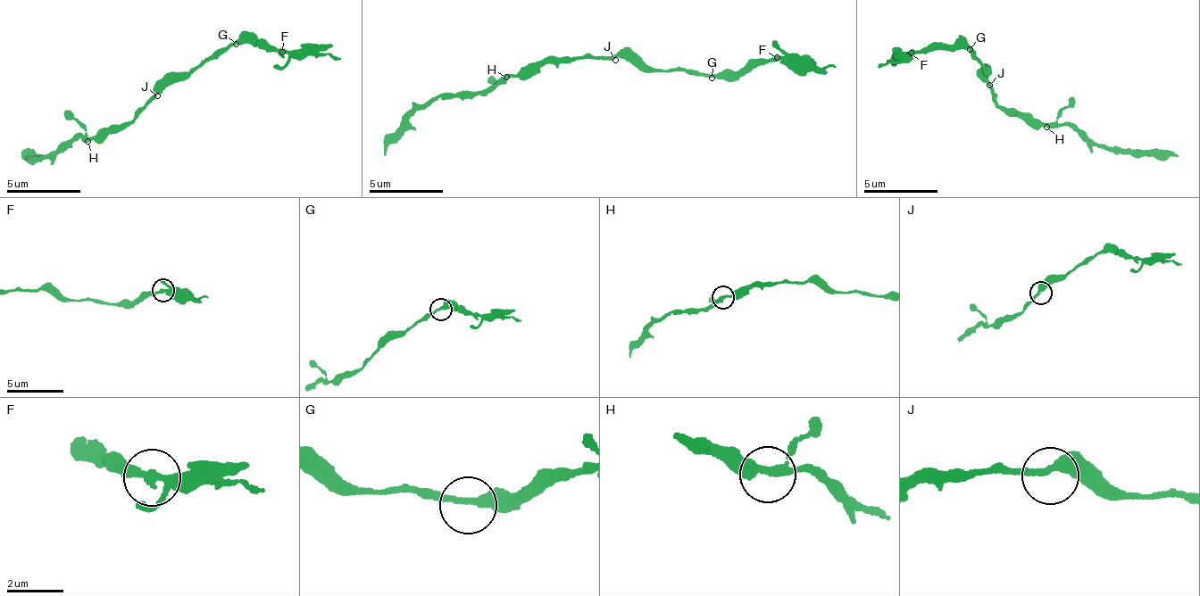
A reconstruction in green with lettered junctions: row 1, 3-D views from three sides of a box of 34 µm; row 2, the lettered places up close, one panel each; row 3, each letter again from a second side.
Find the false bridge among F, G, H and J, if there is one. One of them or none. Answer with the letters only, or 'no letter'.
F

